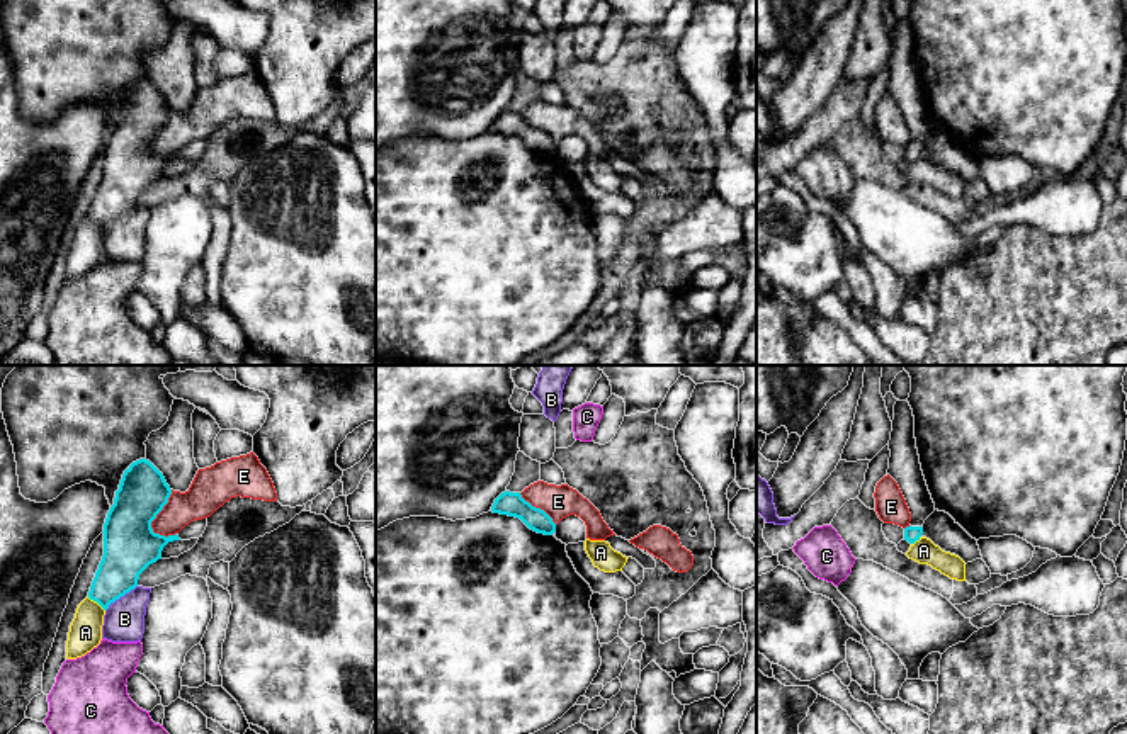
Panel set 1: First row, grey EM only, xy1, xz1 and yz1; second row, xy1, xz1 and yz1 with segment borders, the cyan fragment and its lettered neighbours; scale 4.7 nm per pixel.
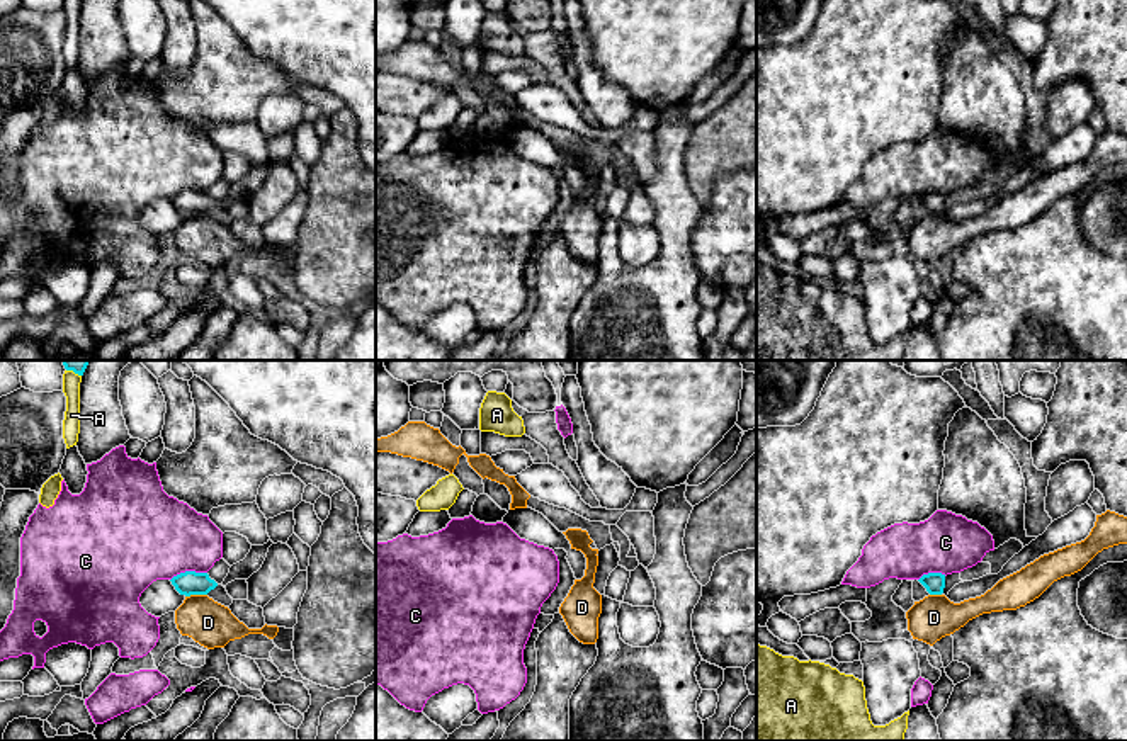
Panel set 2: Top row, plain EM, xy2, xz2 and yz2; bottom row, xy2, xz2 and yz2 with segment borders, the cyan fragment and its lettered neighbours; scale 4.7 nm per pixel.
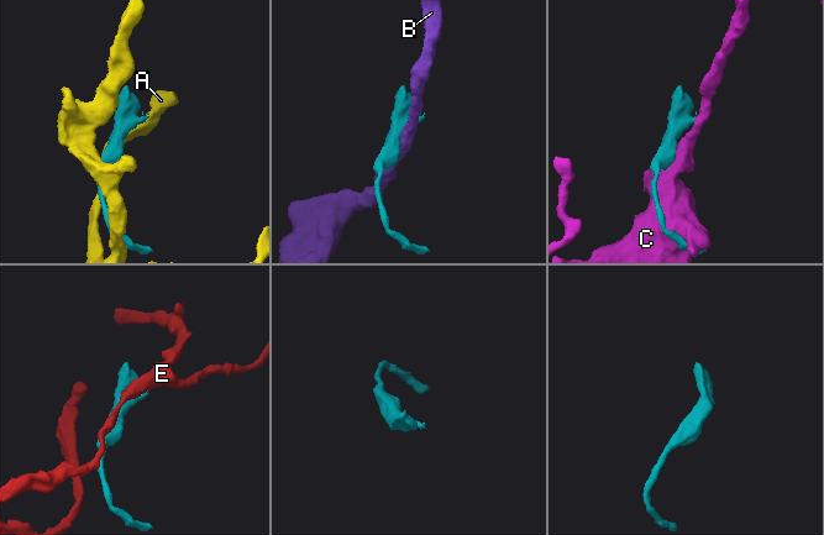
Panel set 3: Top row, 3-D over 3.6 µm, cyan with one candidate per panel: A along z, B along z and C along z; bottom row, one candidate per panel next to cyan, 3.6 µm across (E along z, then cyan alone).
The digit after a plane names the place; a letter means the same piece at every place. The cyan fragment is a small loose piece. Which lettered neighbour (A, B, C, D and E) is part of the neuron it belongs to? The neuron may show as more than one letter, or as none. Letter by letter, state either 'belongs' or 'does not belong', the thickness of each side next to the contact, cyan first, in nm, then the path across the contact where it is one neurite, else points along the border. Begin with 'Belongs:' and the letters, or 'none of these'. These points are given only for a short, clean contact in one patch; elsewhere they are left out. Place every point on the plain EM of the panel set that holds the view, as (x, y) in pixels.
Belongs: none of these
A: does not belong; 220 nm thick on the cyan side, 160 nm on the other
B: does not belong; 260 nm thick on the cyan side, 190 nm on the other; border along xy1 (136, 204), (116, 218), (106, 230)
C: does not belong; 120 nm thick on the cyan side, 420 nm on the other
D: does not belong; 120 nm thick on the cyan side, 220 nm on the other; border along xy2 (206, 213), (186, 216)
E: does not belong; 260 nm thick on the cyan side, 160 nm on the other

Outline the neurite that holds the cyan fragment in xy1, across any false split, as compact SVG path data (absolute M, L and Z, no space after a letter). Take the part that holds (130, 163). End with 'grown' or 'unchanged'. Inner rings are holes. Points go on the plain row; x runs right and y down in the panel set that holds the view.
M173 19L168 41L151 51L146 76L122 93L114 124L104 143L104 175L88 217L104 229L138 206L139 194L161 178L168 161L178 155L160 155L151 141L173 110L189 110L199 87L194 78L192 32L195 25Z | grown

